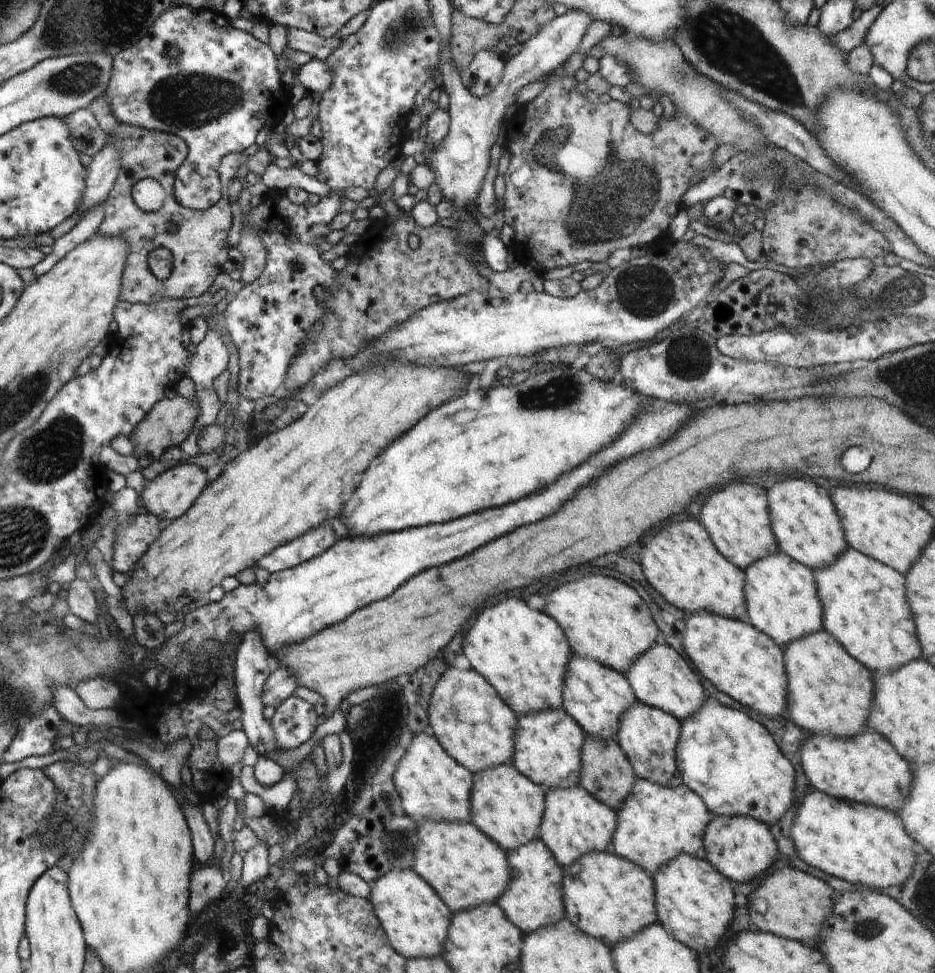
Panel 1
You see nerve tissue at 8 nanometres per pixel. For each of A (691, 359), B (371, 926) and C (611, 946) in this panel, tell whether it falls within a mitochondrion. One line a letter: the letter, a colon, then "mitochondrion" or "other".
A: mitochondrion
B: other
C: other

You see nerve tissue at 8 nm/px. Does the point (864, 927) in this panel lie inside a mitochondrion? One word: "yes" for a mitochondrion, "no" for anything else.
yes

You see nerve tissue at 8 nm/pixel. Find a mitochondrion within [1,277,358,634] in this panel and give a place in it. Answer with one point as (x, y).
(53, 452)

